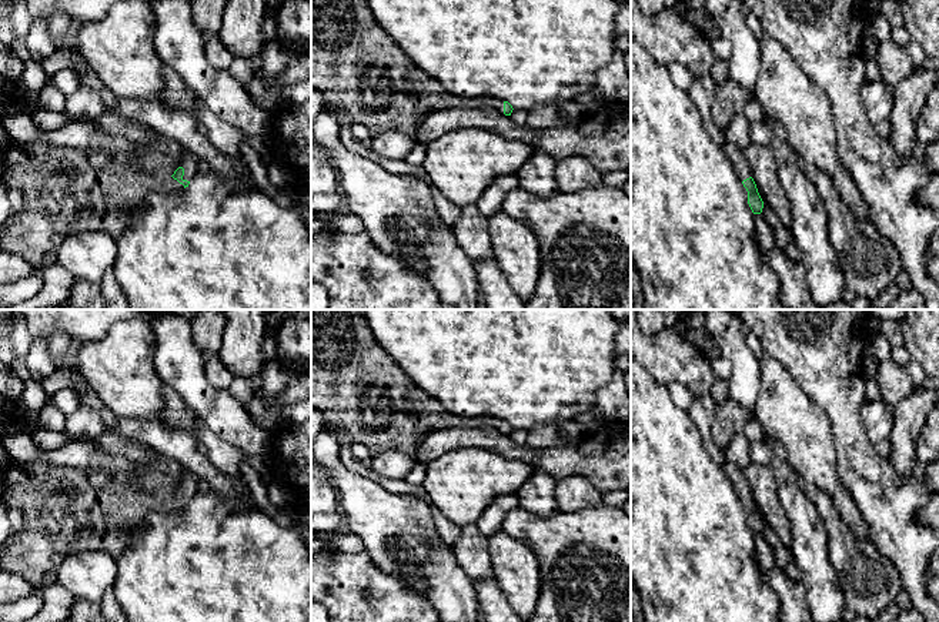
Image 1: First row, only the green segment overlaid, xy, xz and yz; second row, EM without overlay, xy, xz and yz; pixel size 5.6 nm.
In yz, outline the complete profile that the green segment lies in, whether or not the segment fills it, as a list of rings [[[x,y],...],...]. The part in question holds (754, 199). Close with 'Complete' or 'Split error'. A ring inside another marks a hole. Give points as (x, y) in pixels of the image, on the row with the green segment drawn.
[[[728,140],[725,141],[722,148],[731,158],[739,178],[742,180],[743,187],[748,191],[748,204],[752,213],[761,214],[763,208],[763,201],[758,193],[753,178],[751,177],[751,170],[749,170],[743,151],[739,150],[735,144],[732,144]]]. Split error

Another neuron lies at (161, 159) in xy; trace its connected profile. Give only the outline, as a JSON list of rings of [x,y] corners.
[[[160,136],[136,156],[136,165],[141,171],[164,180],[171,177],[180,167],[181,157],[186,151],[174,138]]]

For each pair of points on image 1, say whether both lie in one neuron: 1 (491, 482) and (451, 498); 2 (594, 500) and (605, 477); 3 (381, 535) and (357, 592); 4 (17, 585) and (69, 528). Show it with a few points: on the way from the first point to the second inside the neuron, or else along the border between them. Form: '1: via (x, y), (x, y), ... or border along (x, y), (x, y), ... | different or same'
1: via (481, 482), (467, 482), (461, 488) | same
2: border along (567, 477), (582, 475), (602, 492) | different
3: border along (366, 549), (383, 569), (391, 571), (398, 577) | different
4: border along (14, 572), (33, 585) | different

